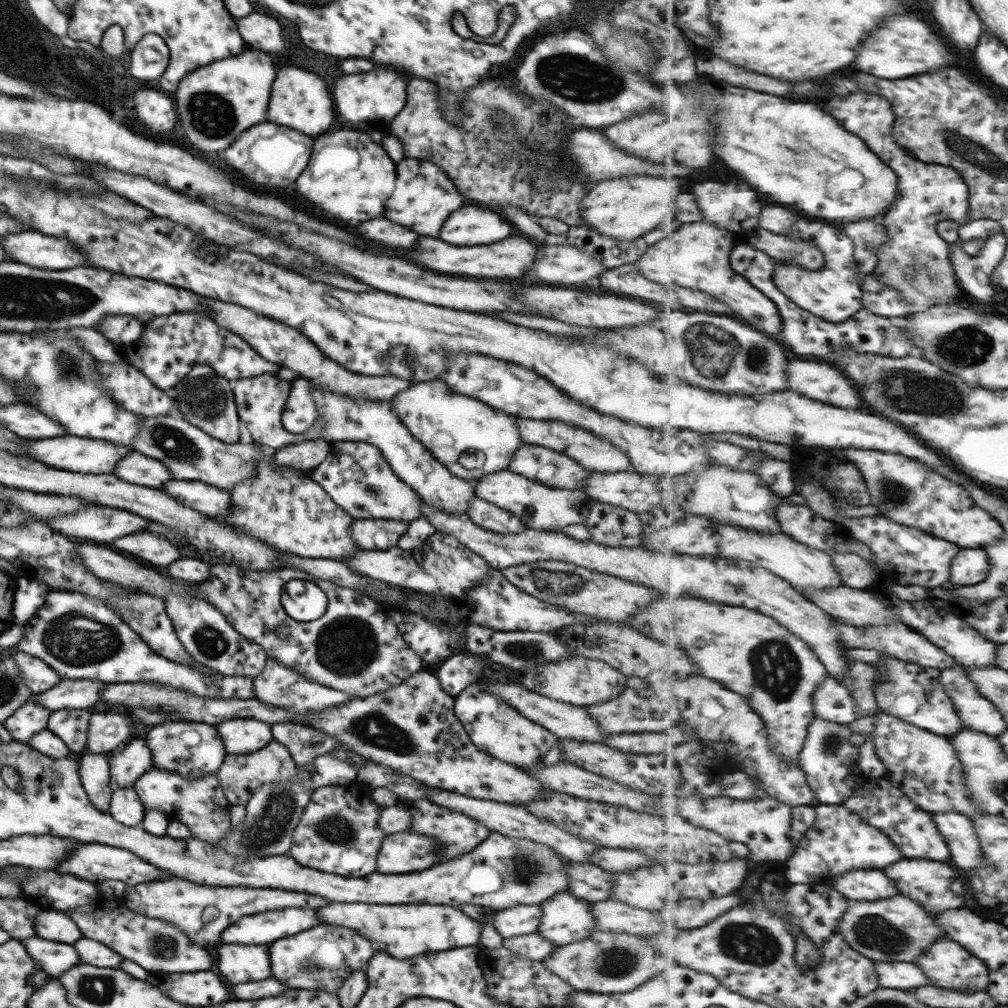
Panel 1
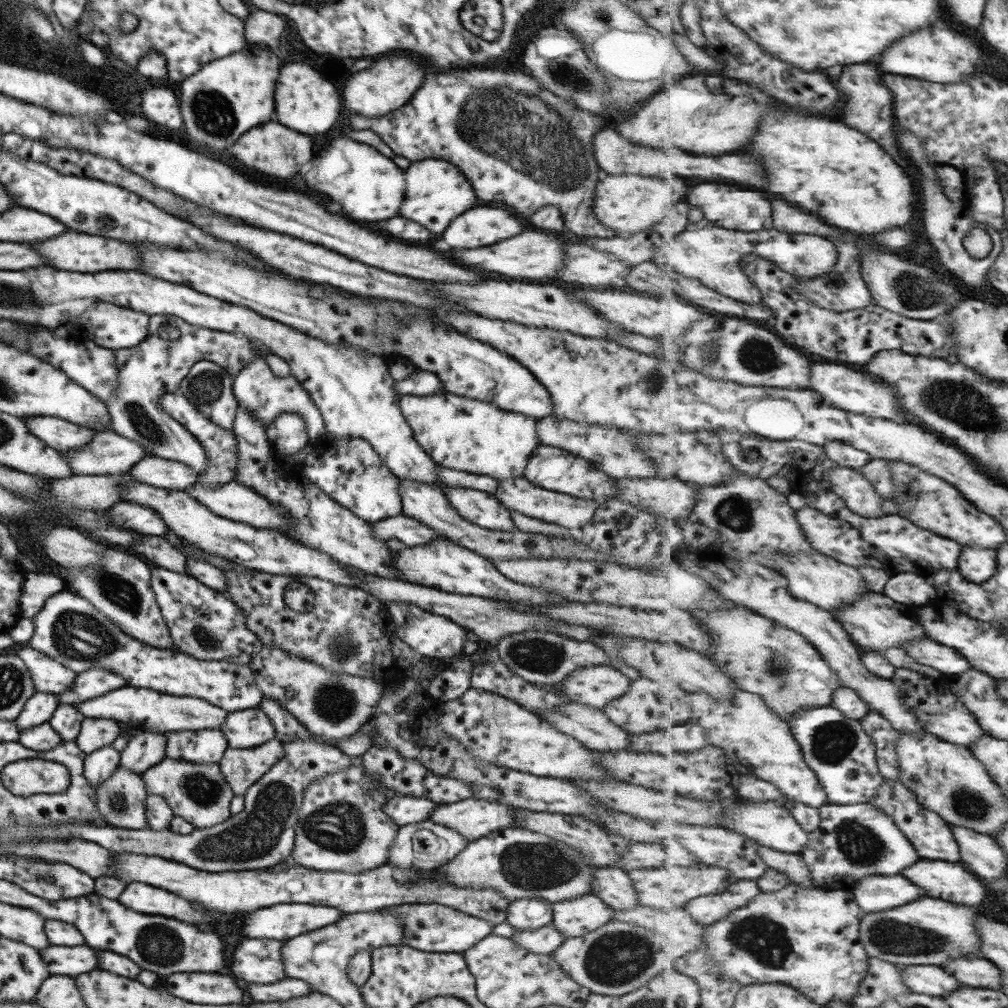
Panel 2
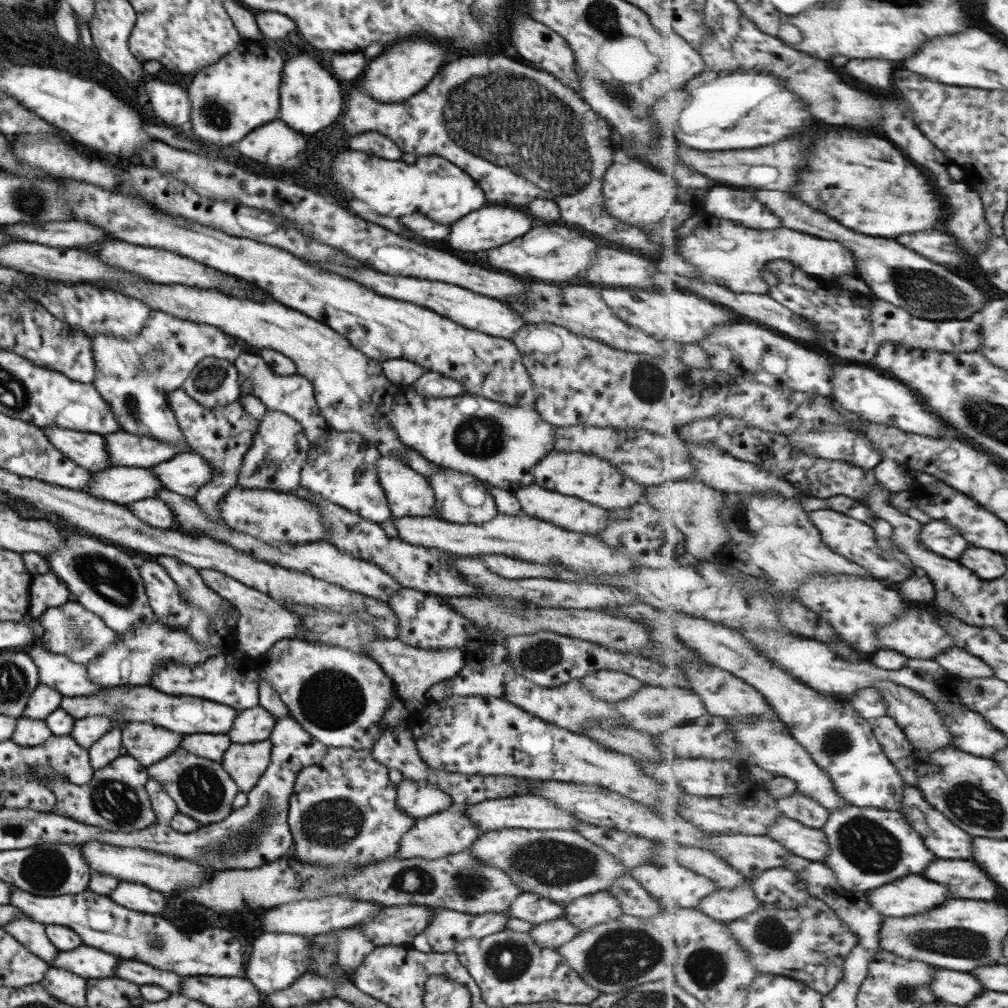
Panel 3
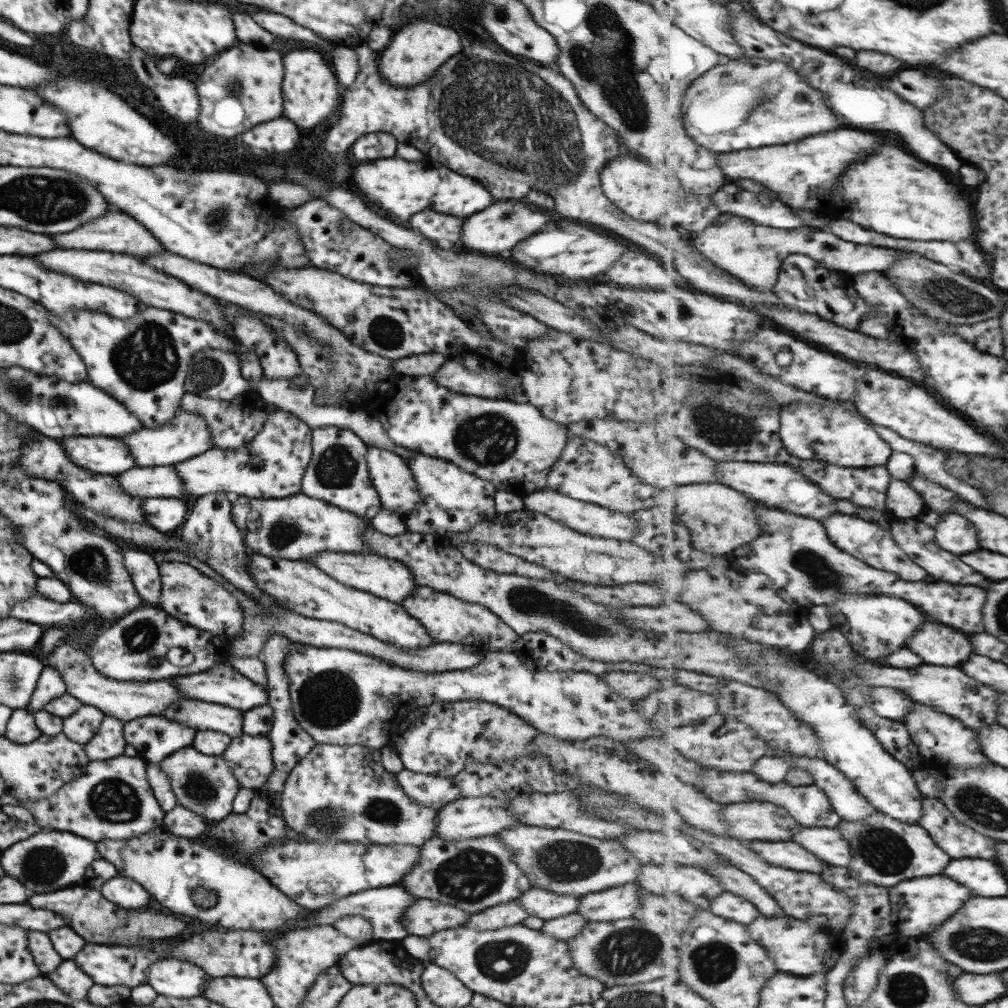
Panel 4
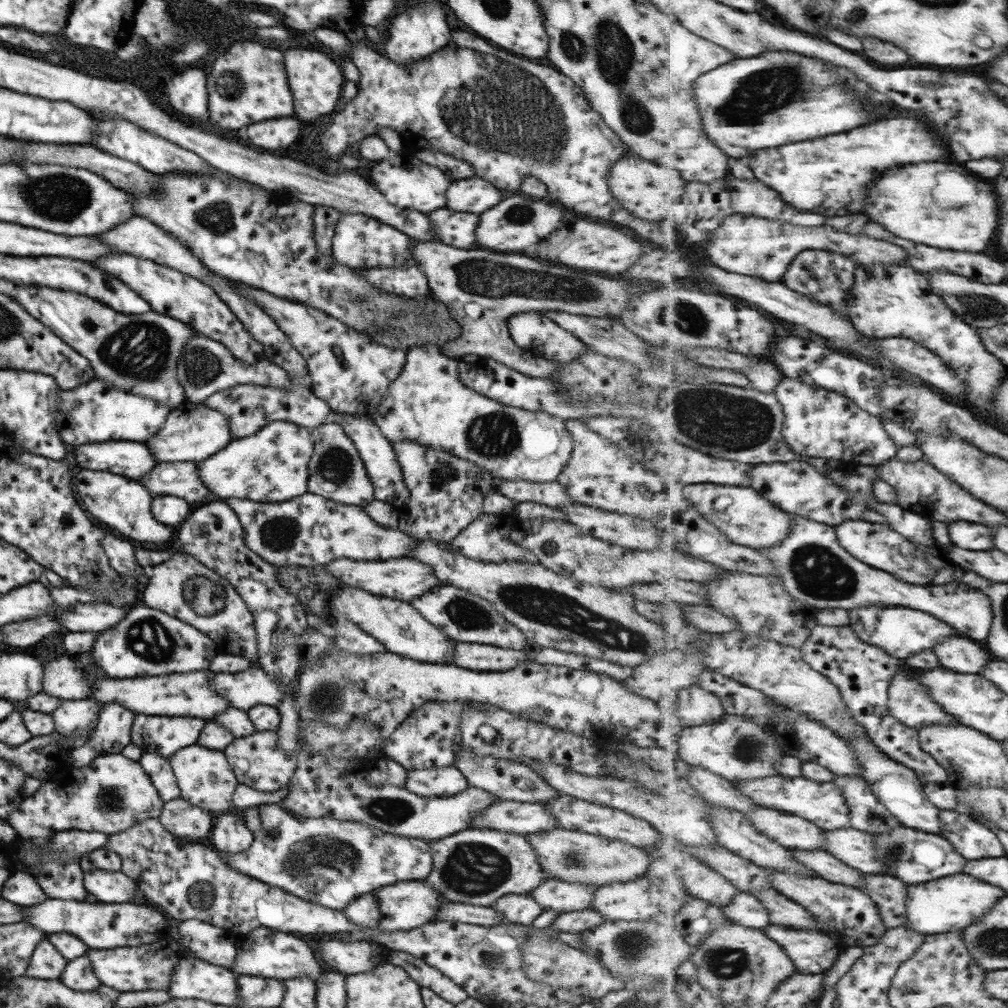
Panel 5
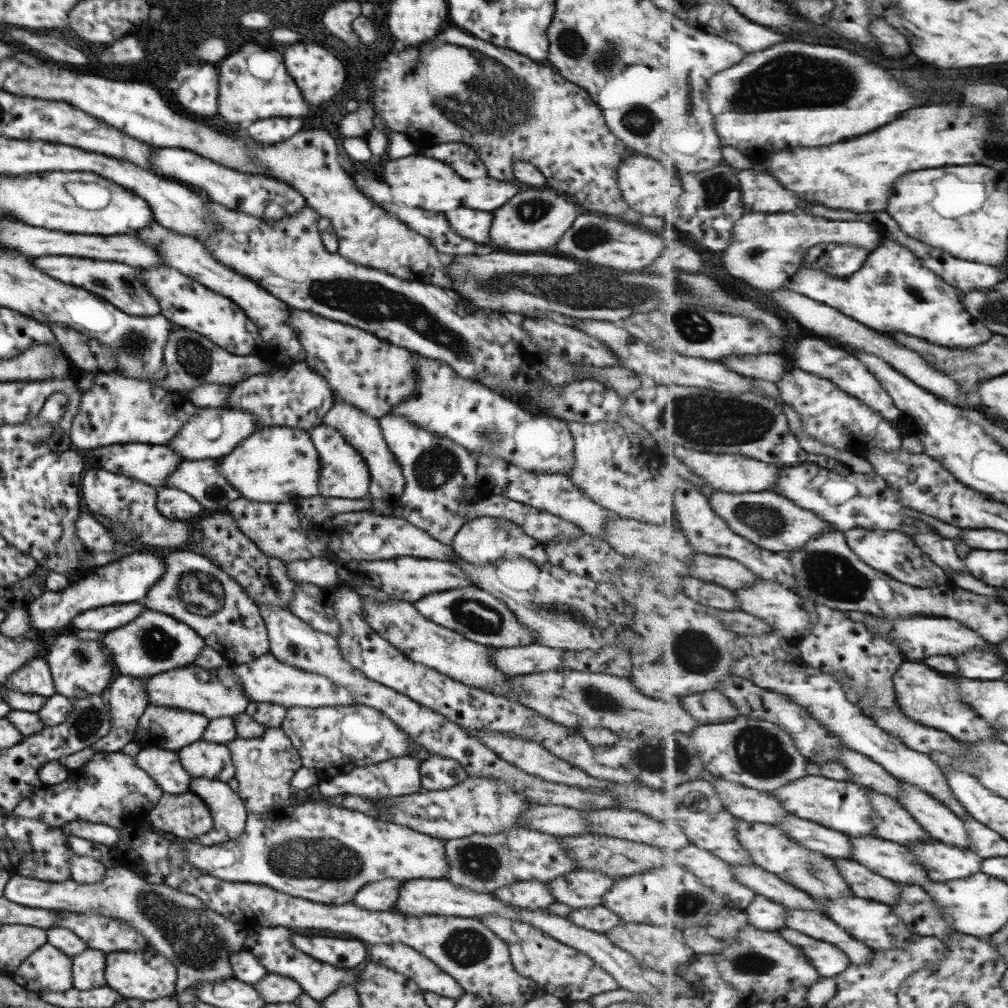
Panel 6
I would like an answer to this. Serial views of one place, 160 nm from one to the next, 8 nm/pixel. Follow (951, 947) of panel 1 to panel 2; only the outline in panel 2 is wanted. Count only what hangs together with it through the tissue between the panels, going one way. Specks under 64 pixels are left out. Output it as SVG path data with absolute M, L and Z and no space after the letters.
M959 957L942 967L967 987L999 989L1003 985L1000 967L983 957Z

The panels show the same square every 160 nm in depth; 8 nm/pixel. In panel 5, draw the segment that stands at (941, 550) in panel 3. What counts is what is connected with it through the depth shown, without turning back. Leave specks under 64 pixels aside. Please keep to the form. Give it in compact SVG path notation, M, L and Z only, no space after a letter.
M953 522L949 526L951 540L967 550L993 550L991 528L975 522Z

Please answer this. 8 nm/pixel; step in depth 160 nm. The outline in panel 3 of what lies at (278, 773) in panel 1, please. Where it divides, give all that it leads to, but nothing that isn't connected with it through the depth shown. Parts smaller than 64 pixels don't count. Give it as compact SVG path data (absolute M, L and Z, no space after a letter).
M269 739L227 747L219 764L237 786L238 792L247 794L253 789L269 765L271 747Z

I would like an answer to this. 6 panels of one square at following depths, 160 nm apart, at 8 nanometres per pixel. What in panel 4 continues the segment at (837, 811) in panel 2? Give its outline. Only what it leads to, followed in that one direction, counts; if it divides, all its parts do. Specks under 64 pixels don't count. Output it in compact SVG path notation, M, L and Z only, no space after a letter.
M880 811L862 821L843 820L837 828L853 851L854 859L849 868L851 876L863 884L892 887L917 876L941 874L951 862L951 856L935 844L933 836L924 827L897 820Z

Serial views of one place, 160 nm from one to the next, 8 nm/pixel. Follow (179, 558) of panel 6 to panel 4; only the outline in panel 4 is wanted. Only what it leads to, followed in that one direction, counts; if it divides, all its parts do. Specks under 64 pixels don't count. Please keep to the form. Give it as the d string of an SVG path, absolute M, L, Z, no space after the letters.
M161 562L157 570L161 581L159 608L170 617L210 632L214 636L223 634L225 630L231 630L231 636L237 636L241 632L244 614L237 599L223 586L183 562Z

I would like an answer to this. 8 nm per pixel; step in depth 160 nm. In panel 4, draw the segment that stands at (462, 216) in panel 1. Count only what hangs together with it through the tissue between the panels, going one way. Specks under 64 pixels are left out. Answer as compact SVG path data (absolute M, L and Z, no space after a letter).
M515 200L495 202L487 208L483 208L481 212L465 218L459 242L461 242L461 246L465 246L469 250L477 250L477 252L503 252L503 250L513 248L519 240L541 230L545 226L545 222L547 222L547 218L541 212L533 212Z

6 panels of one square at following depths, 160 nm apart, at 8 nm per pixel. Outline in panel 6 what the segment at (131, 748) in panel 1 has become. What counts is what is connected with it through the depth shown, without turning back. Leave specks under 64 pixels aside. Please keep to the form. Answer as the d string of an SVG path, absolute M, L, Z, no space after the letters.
M147 705L139 717L136 730L140 730L141 736L137 744L142 747L157 747L163 750L179 750L192 742L198 741L208 725L205 716L167 708L166 706Z

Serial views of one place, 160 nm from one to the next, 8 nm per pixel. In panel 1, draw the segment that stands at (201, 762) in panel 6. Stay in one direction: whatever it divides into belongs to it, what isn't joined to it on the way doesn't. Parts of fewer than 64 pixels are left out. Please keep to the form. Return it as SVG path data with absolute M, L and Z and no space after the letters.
M153 767L152 770L141 774L131 788L137 793L144 811L155 809L165 812L170 820L187 826L195 839L217 843L230 830L230 805L225 799L225 792L221 790L215 773L199 779L183 779L173 771Z

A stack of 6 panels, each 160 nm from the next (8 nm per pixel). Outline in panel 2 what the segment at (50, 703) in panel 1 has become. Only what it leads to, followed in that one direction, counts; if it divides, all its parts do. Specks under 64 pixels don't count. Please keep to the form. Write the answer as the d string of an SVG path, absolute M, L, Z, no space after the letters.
M85 670L85 672L76 673L73 678L73 686L57 697L61 704L77 704L79 700L85 702L85 700L95 698L97 694L105 694L109 690L121 688L123 684L125 684L123 678L113 672Z

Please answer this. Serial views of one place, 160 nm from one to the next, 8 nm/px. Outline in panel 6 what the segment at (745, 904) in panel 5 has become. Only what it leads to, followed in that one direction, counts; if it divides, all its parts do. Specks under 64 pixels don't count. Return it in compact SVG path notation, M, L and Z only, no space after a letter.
M757 895L754 901L743 910L749 923L764 931L780 931L787 928L787 908L770 898Z

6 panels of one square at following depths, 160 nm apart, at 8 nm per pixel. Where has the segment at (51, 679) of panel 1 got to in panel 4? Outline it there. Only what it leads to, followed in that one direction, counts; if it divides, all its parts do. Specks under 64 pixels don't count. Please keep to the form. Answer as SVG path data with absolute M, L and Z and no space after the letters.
M60 642L53 647L51 656L41 656L43 665L54 668L60 674L66 693L80 700L82 704L98 708L104 715L112 716L121 722L133 718L159 714L173 700L181 700L181 694L169 684L170 679L149 681L117 681L101 676L91 664L85 650L71 647L71 644Z

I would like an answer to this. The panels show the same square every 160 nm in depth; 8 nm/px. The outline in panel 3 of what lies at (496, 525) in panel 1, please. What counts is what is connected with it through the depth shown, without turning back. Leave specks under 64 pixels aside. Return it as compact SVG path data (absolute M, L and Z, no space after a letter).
M453 469L434 470L428 478L430 489L433 491L438 514L435 517L445 522L457 524L481 524L491 520L497 513L494 498L489 494L487 485L468 474L461 474Z

